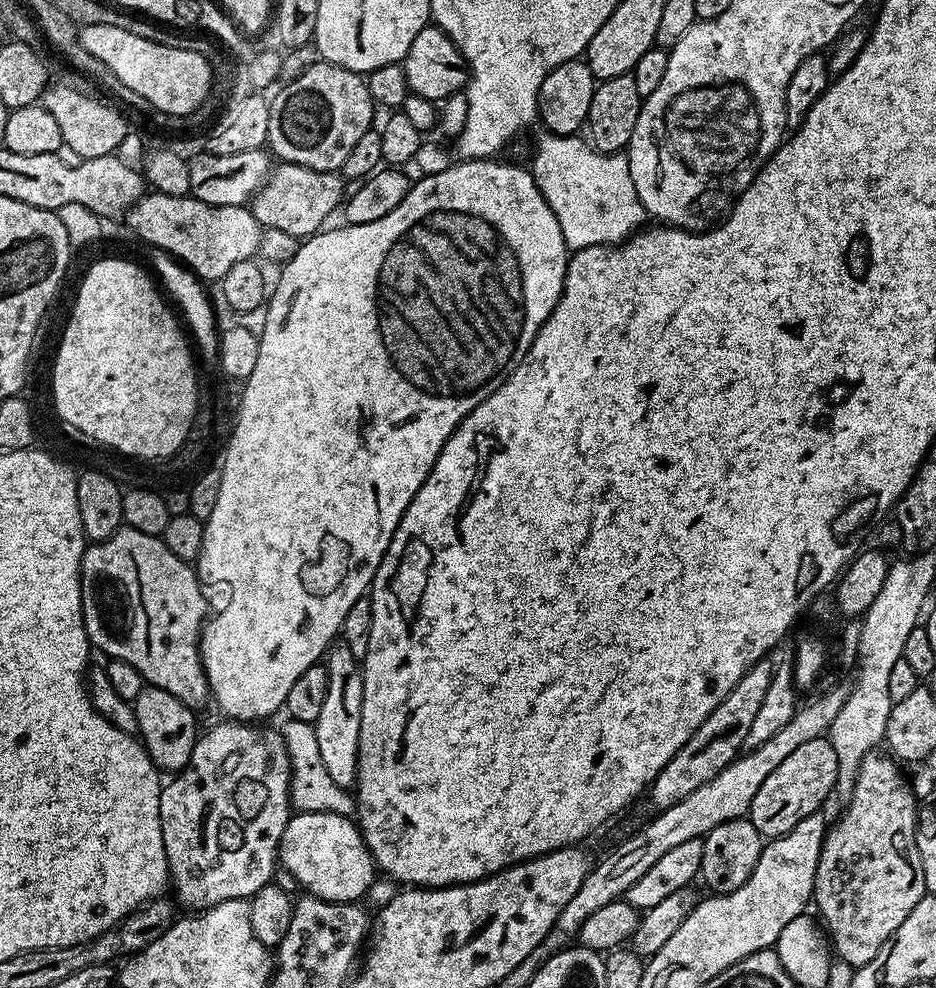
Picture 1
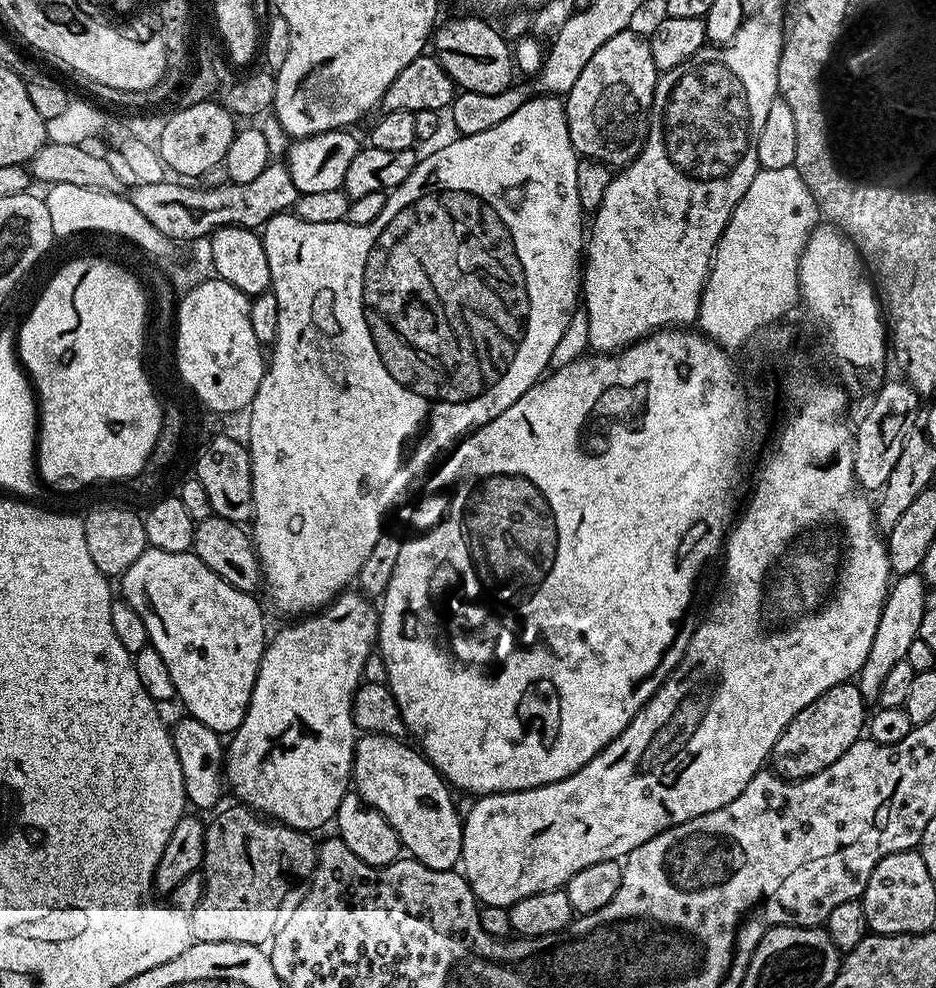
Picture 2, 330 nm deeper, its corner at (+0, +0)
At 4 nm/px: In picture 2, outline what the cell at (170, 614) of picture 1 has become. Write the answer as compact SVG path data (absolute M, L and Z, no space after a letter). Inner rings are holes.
M151 546L145 548L138 562L134 562L134 566L130 566L130 570L119 577L118 588L119 584L124 591L121 592L122 598L134 606L142 622L146 622L149 645L156 648L166 661L170 678L174 678L179 703L184 703L183 711L210 726L210 730L221 734L235 732L244 720L266 647L264 612L255 600L257 597L218 578L218 574L214 574L214 570L210 570L210 566L206 566L206 562L202 562L202 558L198 558L191 550L171 552Z

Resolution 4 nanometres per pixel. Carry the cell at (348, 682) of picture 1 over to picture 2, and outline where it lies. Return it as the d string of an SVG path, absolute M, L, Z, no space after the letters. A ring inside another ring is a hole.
M364 734L357 739L352 763L352 784L354 791L363 798L368 807L378 810L398 834L403 851L409 857L422 862L430 870L453 871L460 864L464 825L461 813L456 813L456 804L452 801L453 793L443 776L426 759L423 752L411 743L403 744L403 739L394 736L373 736Z

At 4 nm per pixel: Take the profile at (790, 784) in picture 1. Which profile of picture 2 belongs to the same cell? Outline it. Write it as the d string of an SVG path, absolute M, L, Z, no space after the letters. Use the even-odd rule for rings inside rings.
M859 683L835 684L830 690L826 690L826 694L814 698L814 702L810 702L810 706L806 706L806 710L794 714L790 726L786 726L786 730L782 730L782 734L774 746L770 757L771 767L785 780L805 780L807 776L813 776L826 770L826 766L830 766L830 762L838 762L838 758L842 758L842 754L846 754L846 750L850 750L850 746L854 746L854 742L861 739L866 728L864 707L866 707L866 701L864 695L860 693Z

